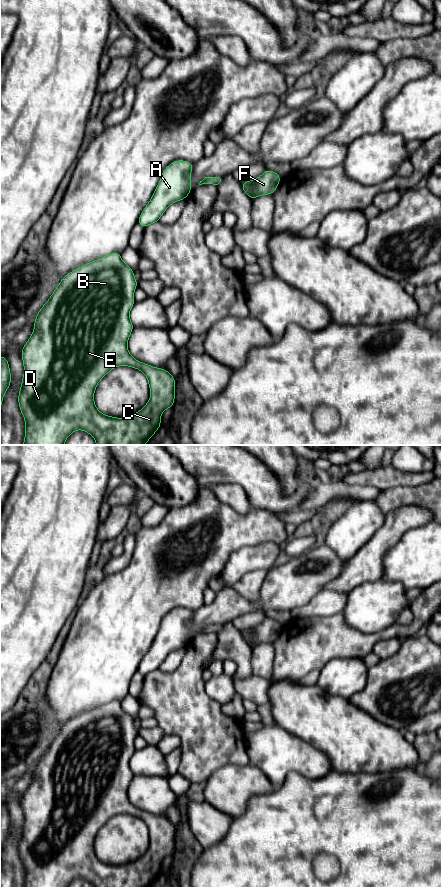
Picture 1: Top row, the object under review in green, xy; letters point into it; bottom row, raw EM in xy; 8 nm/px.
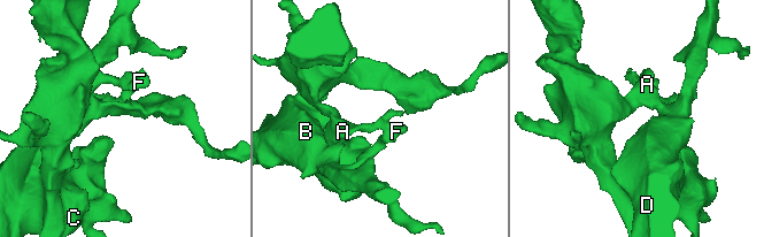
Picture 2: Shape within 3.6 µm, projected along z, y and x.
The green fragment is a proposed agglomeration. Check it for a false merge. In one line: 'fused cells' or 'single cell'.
fused cells

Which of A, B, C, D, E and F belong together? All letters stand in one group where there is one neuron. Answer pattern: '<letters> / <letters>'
A F / B C D E

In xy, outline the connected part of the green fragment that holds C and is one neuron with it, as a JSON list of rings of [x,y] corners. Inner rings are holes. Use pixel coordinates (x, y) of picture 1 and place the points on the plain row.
[[[118,700],[110,701],[104,705],[99,706],[98,708],[94,708],[85,713],[82,713],[79,716],[74,717],[70,721],[66,722],[62,726],[50,746],[38,759],[35,765],[33,780],[30,786],[27,788],[26,792],[21,797],[24,822],[21,829],[21,836],[19,837],[18,852],[25,868],[24,887],[67,887],[76,878],[83,878],[90,882],[94,887],[151,887],[151,885],[161,875],[162,861],[166,857],[172,856],[174,853],[176,828],[172,822],[164,816],[156,816],[149,812],[138,809],[133,804],[131,804],[128,799],[128,786],[134,777],[134,773],[132,772],[129,763],[131,756],[136,751],[134,747],[134,739],[137,735],[138,731],[135,727],[133,717],[122,709],[121,701]],[[119,814],[128,814],[140,818],[147,825],[150,836],[150,847],[145,852],[145,854],[135,862],[123,866],[107,864],[101,861],[97,857],[94,850],[94,841],[98,831],[112,817]]]

